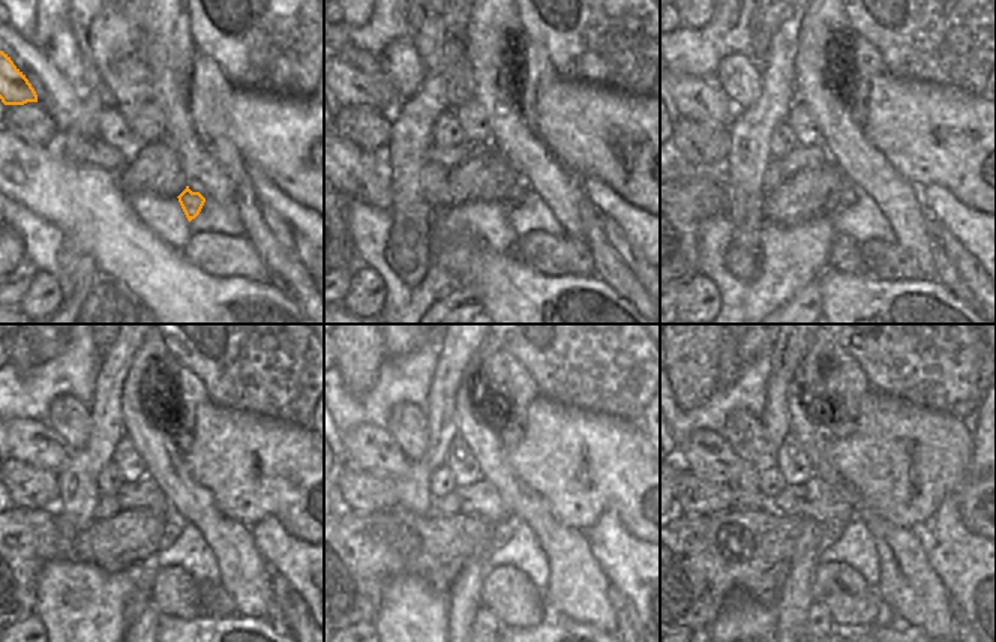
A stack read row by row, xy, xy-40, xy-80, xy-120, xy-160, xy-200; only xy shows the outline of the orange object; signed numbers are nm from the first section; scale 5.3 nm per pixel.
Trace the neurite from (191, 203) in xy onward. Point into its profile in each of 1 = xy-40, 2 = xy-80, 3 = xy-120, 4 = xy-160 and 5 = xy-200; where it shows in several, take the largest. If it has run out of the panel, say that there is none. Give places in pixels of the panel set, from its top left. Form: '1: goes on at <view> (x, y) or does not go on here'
1: goes on at xy-40 (516, 197)
2: goes on at xy-80 (848, 195)
3: goes on at xy-120 (173, 527)
4: goes on at xy-160 (501, 531)
5: goes on at xy-200 (828, 533)

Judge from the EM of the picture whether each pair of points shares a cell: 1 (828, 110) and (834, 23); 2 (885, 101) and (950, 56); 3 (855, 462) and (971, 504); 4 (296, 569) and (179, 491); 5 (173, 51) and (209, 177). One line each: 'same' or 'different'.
1: same
2: different
3: same
4: different
5: same

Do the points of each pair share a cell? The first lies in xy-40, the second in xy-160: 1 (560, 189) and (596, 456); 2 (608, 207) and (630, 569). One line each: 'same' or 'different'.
1: different
2: same

